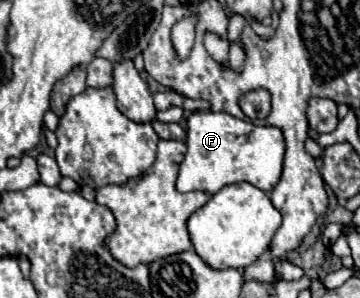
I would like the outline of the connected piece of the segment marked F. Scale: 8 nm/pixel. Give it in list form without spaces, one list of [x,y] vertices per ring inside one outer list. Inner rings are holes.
[[[194,111],[188,117],[186,155],[180,163],[176,189],[182,193],[204,191],[214,195],[224,185],[246,181],[264,193],[270,193],[282,175],[284,137],[278,127],[258,127],[238,117],[200,117]]]

